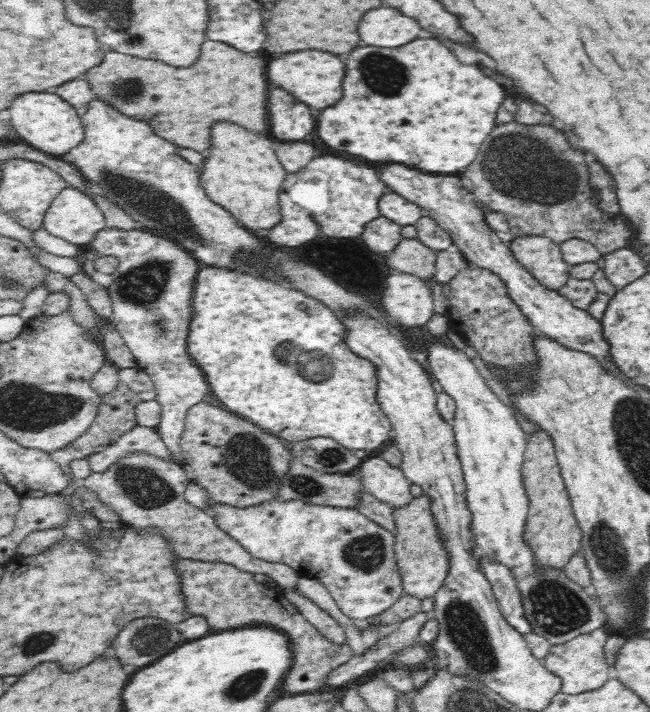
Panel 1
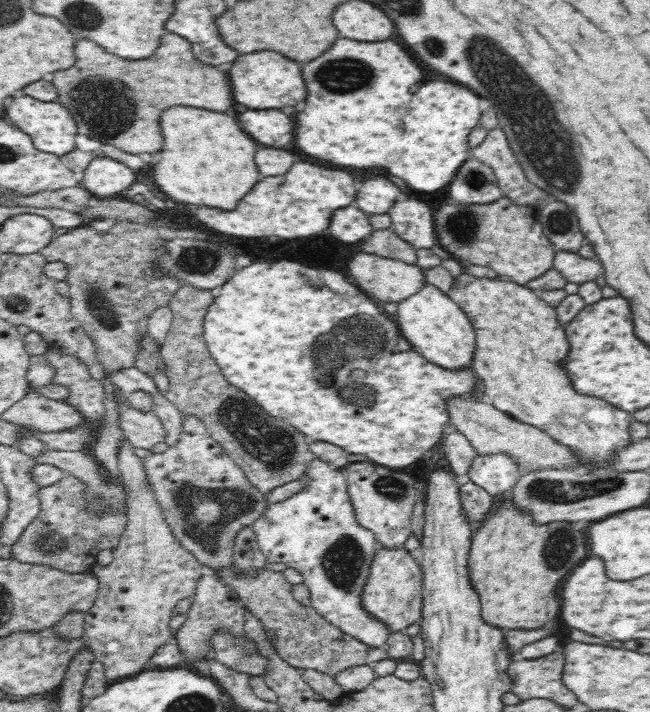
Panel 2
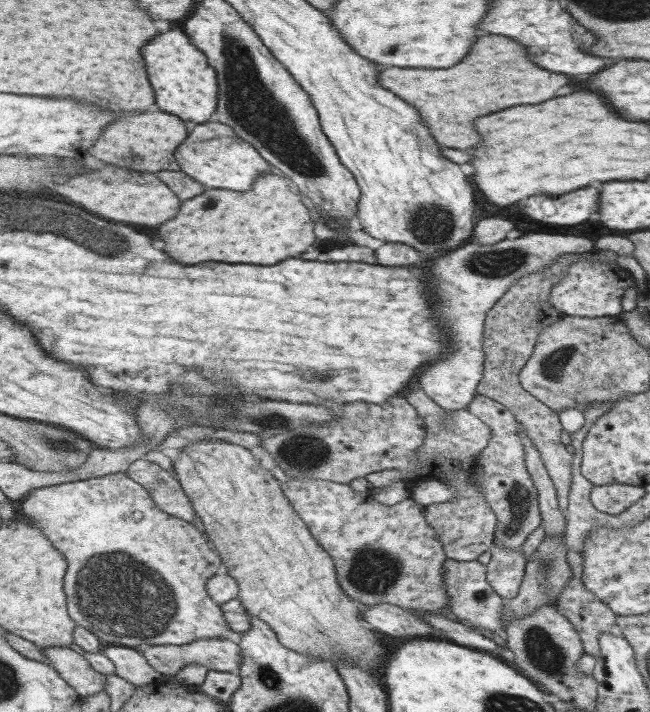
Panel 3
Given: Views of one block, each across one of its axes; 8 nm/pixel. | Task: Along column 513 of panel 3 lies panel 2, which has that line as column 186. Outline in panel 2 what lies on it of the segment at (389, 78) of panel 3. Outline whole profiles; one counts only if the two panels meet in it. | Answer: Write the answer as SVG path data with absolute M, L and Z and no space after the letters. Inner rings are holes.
M166 34L156 54L138 62L120 60L118 56L104 52L104 48L96 42L78 40L76 64L66 72L56 72L52 84L60 92L58 100L62 100L62 106L66 106L78 122L80 134L130 154L152 154L162 150L164 138L160 132L160 112L170 106L184 102L184 106L214 112L234 108L232 86L226 72L196 60L192 54L192 44L176 34ZM104 84L108 84L108 90ZM126 84L134 88L134 92Z

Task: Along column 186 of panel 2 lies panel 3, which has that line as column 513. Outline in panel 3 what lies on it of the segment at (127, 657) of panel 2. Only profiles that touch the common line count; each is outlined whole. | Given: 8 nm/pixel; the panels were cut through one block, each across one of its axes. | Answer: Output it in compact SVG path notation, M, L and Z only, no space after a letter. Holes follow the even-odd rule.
M495 546L491 552L491 562L489 566L489 582L501 594L507 602L517 598L523 582L527 578L527 564L529 558L525 556L523 550L513 550L507 546Z

